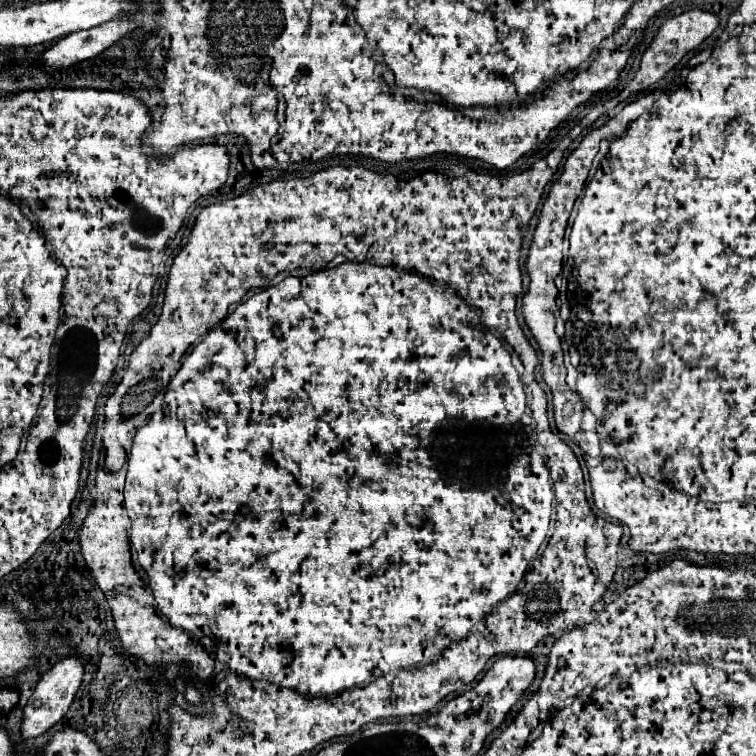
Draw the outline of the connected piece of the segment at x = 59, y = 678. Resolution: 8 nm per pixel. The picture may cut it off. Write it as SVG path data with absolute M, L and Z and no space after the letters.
M74 654L74 656L68 656L60 662L56 662L44 676L42 680L38 682L34 694L30 696L26 708L24 708L24 718L22 718L22 726L20 726L20 732L22 732L22 738L24 740L30 740L30 738L36 738L36 736L42 736L46 730L50 730L54 724L58 724L72 700L74 700L74 694L82 682L82 674L84 674L84 668L82 668L82 660Z

